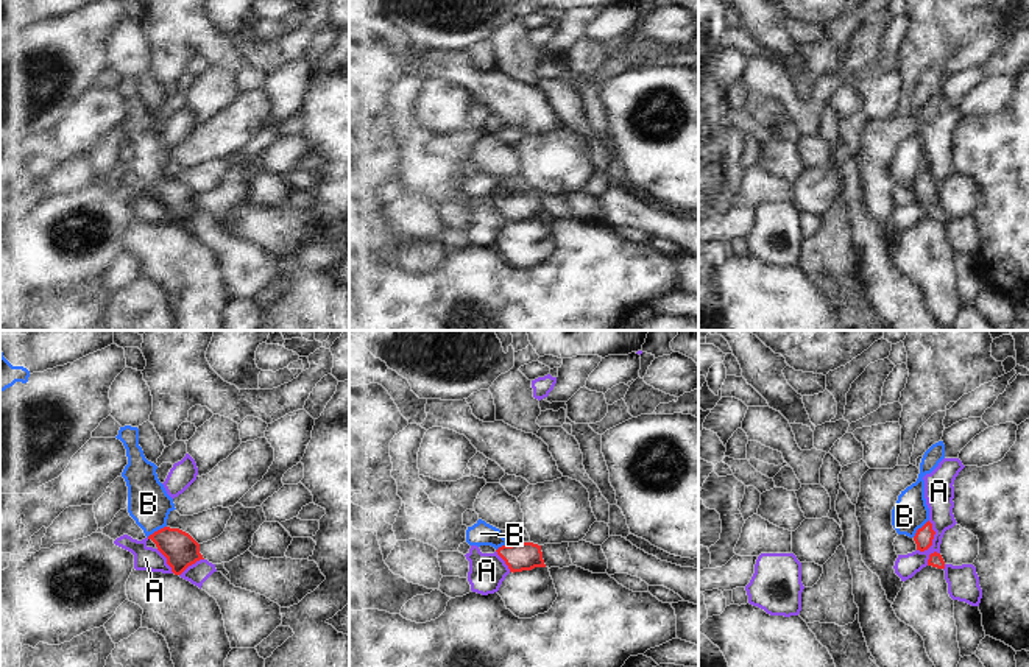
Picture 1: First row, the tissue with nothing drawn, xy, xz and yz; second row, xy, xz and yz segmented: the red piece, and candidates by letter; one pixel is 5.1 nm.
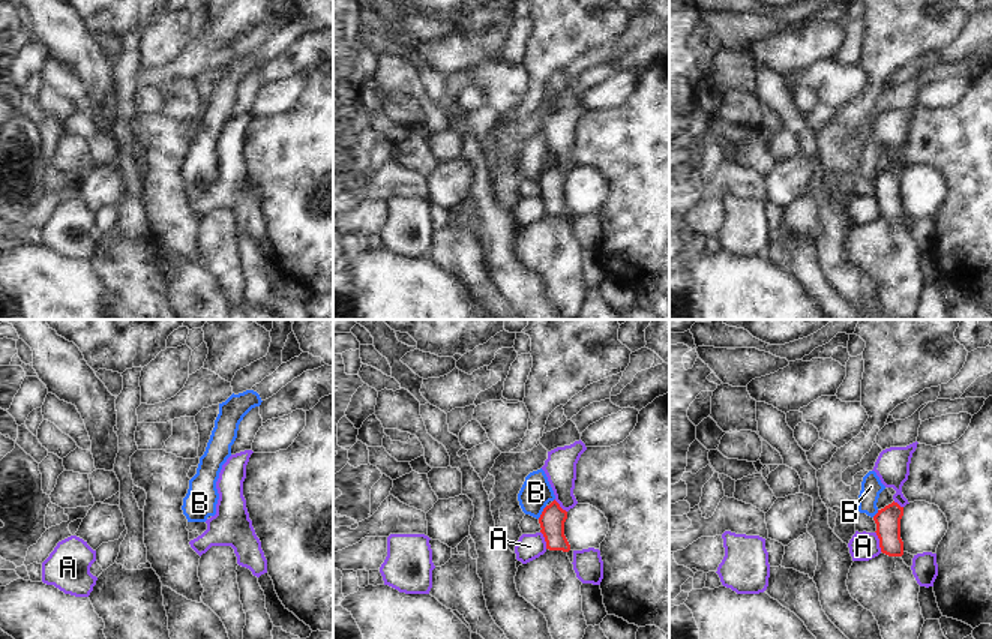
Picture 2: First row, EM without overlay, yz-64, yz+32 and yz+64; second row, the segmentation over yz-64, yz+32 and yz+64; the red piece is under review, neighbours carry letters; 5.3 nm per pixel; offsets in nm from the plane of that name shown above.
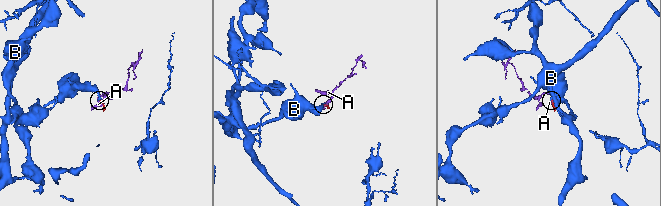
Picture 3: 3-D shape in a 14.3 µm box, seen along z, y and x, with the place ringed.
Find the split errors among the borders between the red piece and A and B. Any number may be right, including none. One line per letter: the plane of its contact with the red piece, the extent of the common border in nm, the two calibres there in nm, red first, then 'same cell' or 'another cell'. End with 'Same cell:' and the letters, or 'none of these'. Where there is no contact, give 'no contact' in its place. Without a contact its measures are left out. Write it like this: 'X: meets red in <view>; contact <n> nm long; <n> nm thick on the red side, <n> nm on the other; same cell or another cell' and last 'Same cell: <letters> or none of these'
A: meets red in yz; contact 180 nm long; 100 nm thick on the red side, 160 nm on the other; another cell
B: meets red in xz; contact 130 nm long; 150 nm thick on the red side, 120 nm on the other; same cell
Same cell: B

